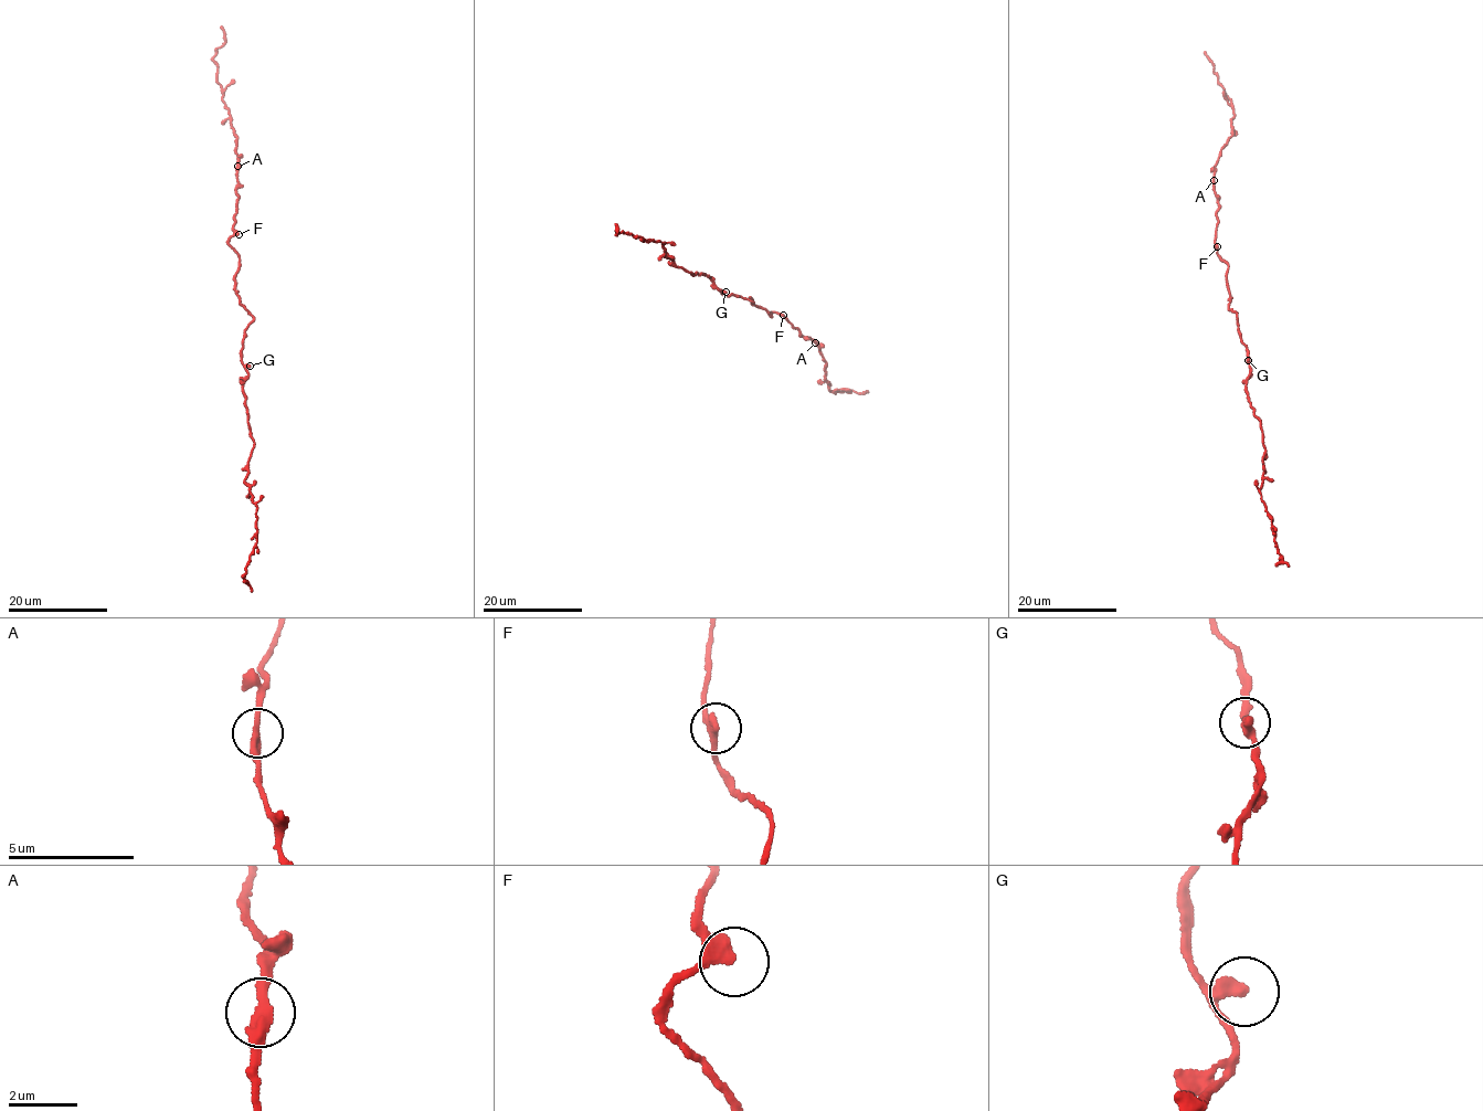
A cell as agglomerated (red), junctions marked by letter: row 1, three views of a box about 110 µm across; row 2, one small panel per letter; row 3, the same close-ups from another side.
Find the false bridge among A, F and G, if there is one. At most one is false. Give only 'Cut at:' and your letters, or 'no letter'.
Cut at: no letter

